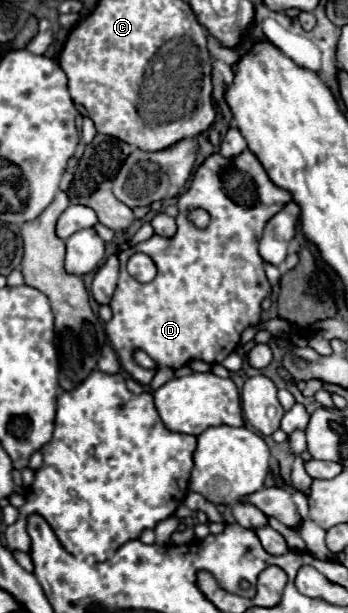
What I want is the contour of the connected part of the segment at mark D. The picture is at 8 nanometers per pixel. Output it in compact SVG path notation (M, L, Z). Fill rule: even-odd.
M241 152L239 156L227 160L221 154L209 156L193 174L191 184L185 194L179 196L177 208L177 234L173 238L161 238L153 236L137 246L131 246L119 254L121 262L121 274L115 288L115 294L111 298L111 310L113 318L105 324L105 332L109 336L109 342L113 350L117 352L121 360L121 368L131 374L137 382L143 386L149 384L157 370L145 370L133 362L133 350L141 348L147 352L155 362L157 368L183 368L191 360L203 360L209 364L223 362L231 352L237 350L241 334L247 326L259 322L261 318L261 302L271 290L271 284L265 275L265 262L257 252L257 244L261 238L261 232L271 216L275 216L285 204L291 202L291 194L287 190L277 188L269 176L265 174L261 162L249 152ZM191 208L203 208L211 214L211 224L205 230L195 228L187 220L187 212ZM143 252L153 258L157 264L157 276L155 280L141 284L135 278L129 276L125 264L135 254Z

